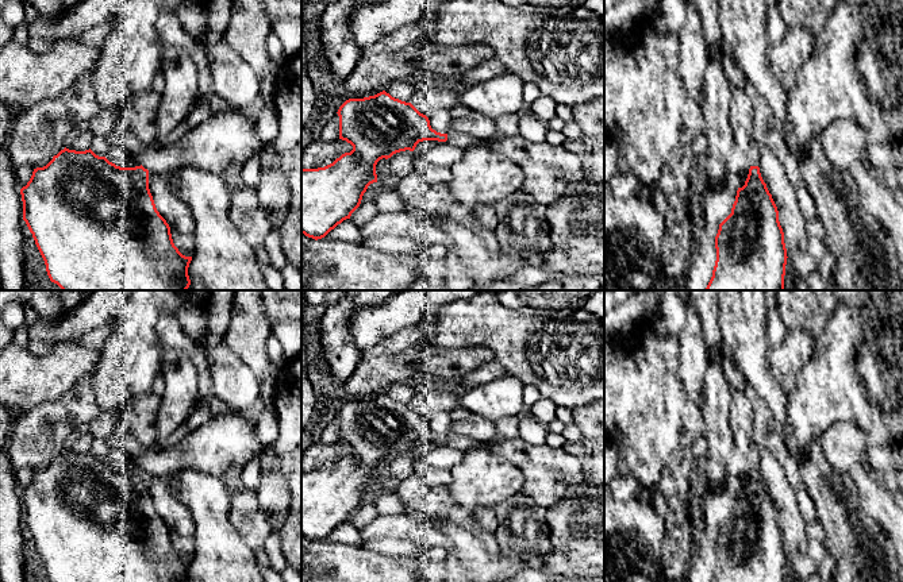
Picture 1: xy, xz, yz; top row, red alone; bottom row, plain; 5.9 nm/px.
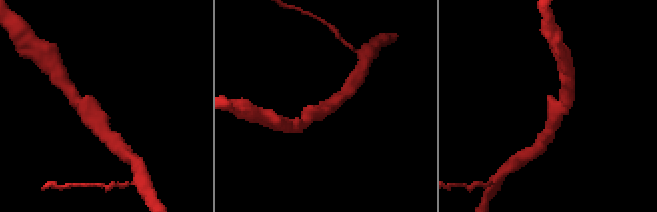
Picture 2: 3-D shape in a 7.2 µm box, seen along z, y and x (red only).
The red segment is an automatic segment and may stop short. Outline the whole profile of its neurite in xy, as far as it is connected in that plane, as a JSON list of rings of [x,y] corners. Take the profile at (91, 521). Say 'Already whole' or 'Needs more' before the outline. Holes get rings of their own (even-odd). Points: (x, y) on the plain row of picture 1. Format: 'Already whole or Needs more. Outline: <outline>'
Already whole. Outline: [[[64,451],[43,470],[36,470],[26,489],[20,492],[23,504],[23,523],[26,524],[35,547],[45,563],[50,582],[189,582],[188,570],[192,559],[182,558],[174,548],[170,529],[155,510],[149,492],[149,473],[142,467],[135,470],[120,470],[105,459],[96,458],[91,451],[76,454]]]

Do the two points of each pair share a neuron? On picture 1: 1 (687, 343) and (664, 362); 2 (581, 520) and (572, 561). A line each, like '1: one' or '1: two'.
1: two
2: one

